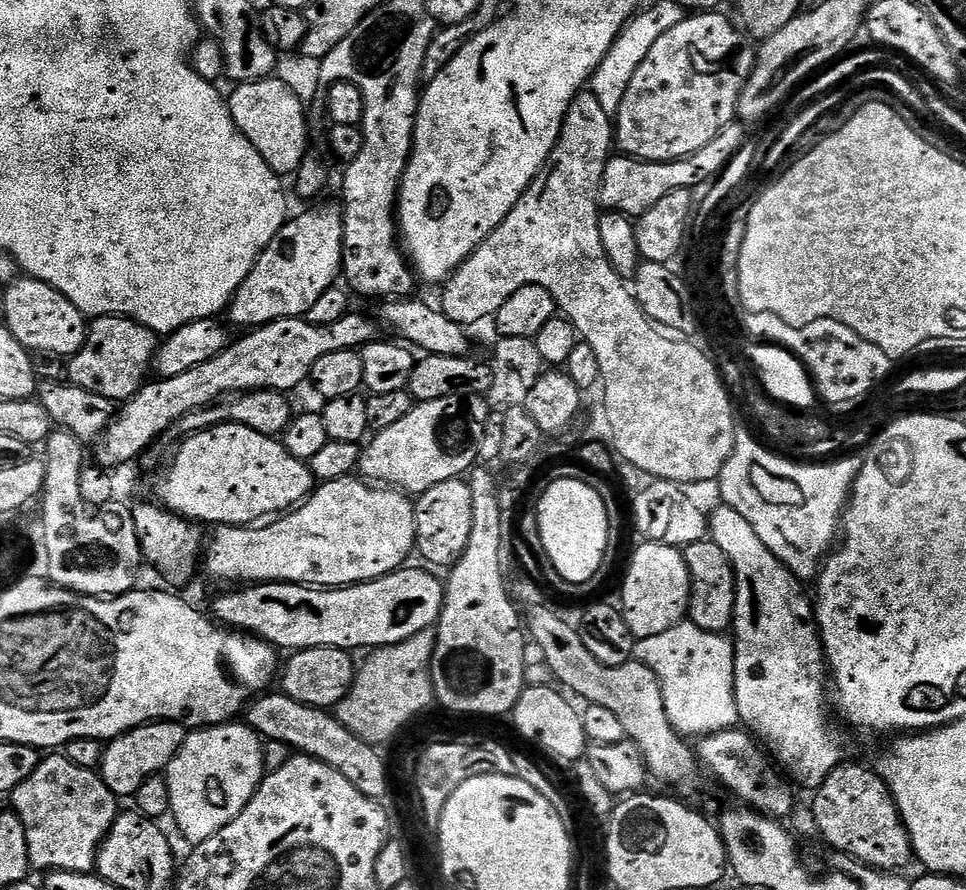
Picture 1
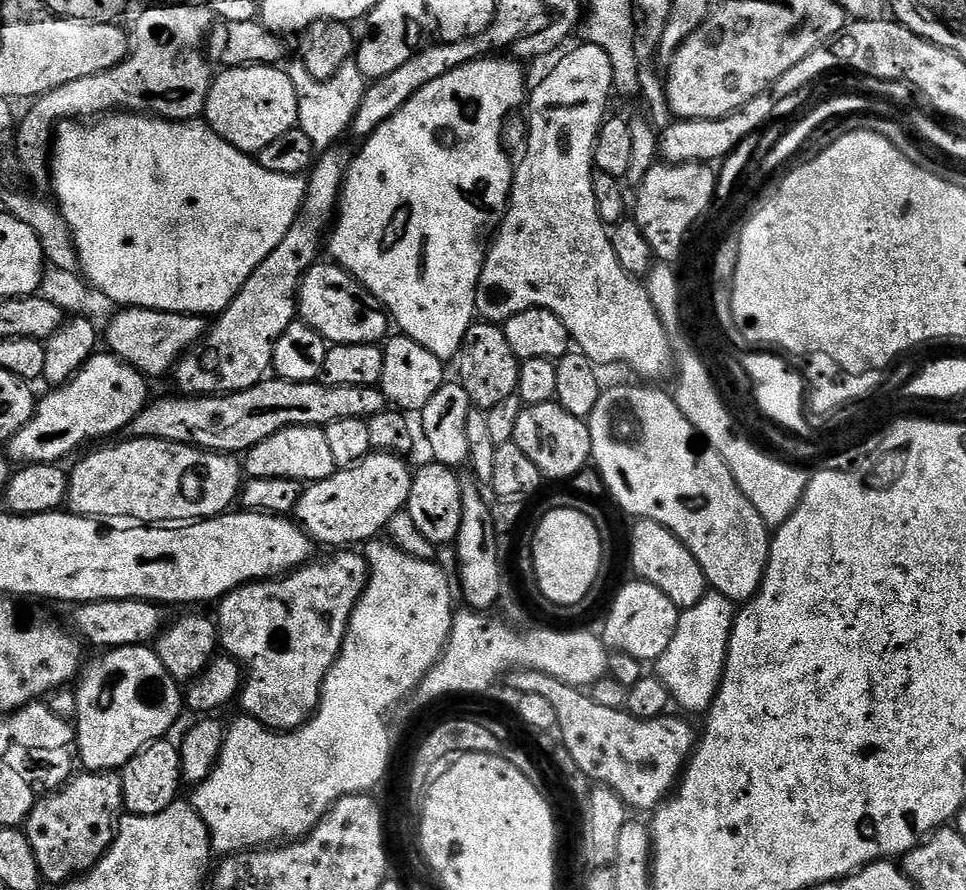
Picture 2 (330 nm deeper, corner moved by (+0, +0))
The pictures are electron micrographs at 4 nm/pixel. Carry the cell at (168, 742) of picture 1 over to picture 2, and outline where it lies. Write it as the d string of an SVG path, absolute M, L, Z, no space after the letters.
M135 644L114 648L97 656L100 657L89 668L87 665L83 669L74 688L78 702L78 714L74 721L77 750L79 763L87 771L114 772L123 770L134 754L169 735L168 731L180 720L180 711L185 711L186 696L170 670L162 666L162 658L158 658L155 647Z

